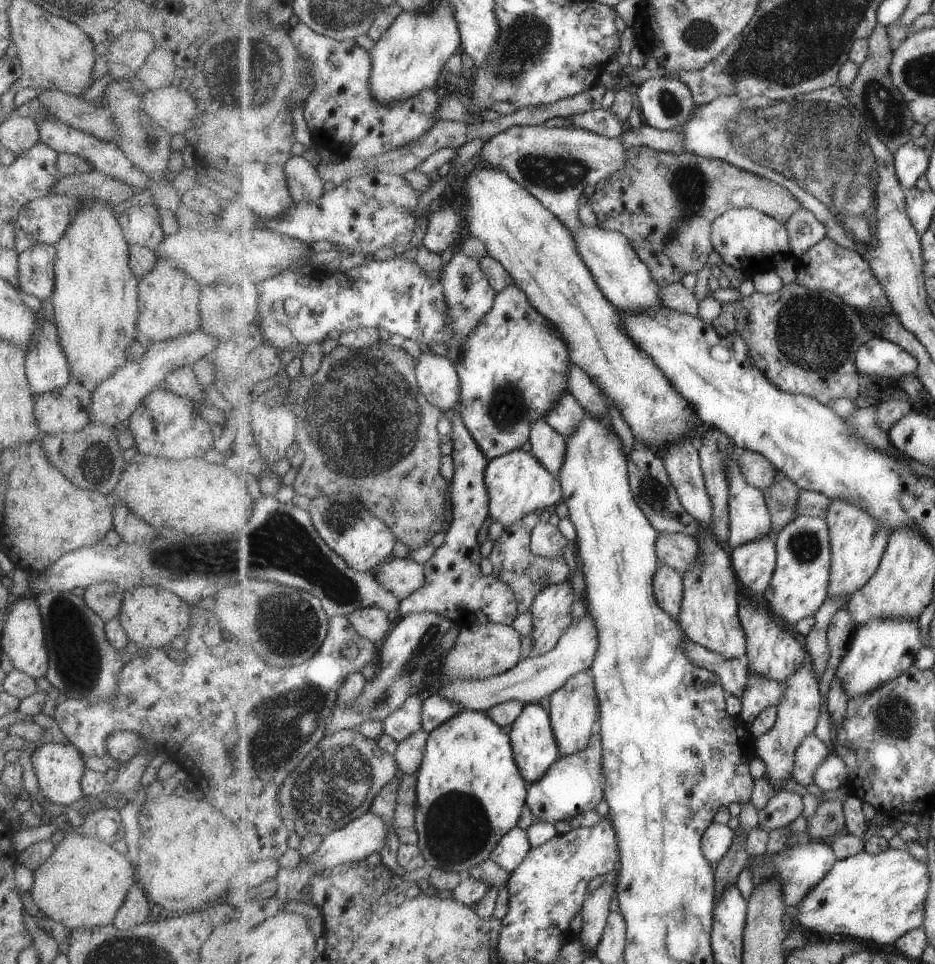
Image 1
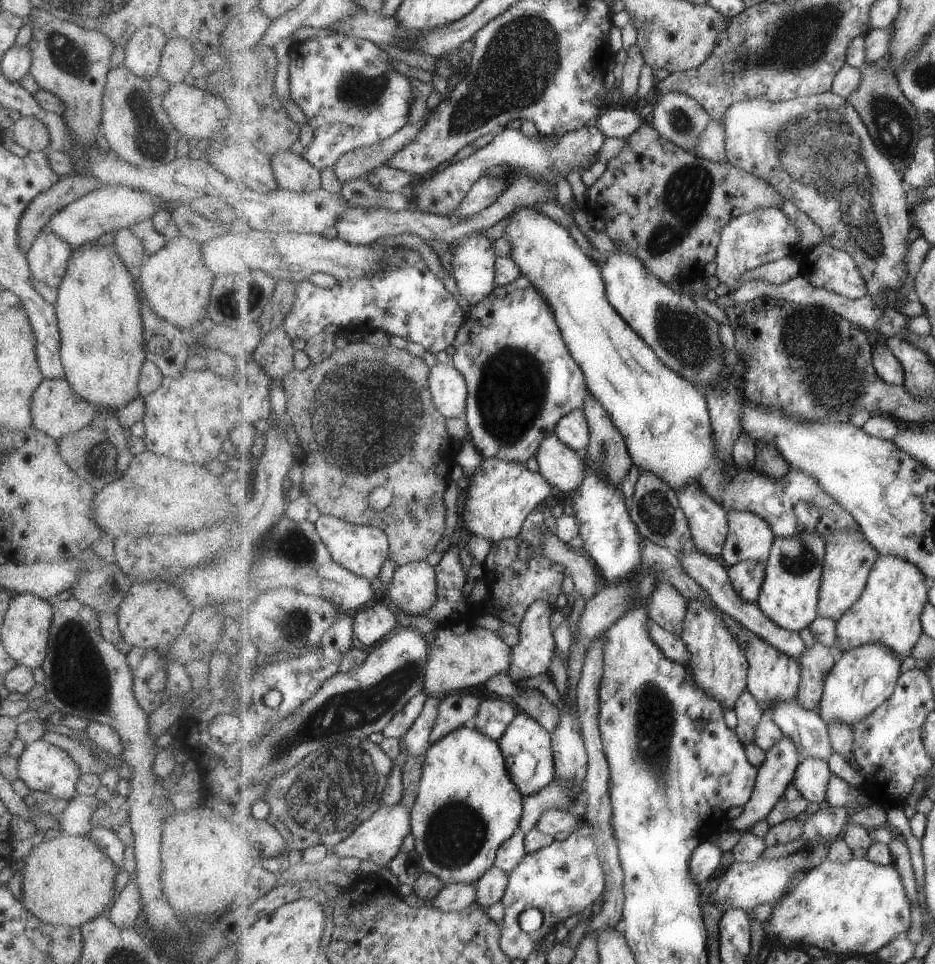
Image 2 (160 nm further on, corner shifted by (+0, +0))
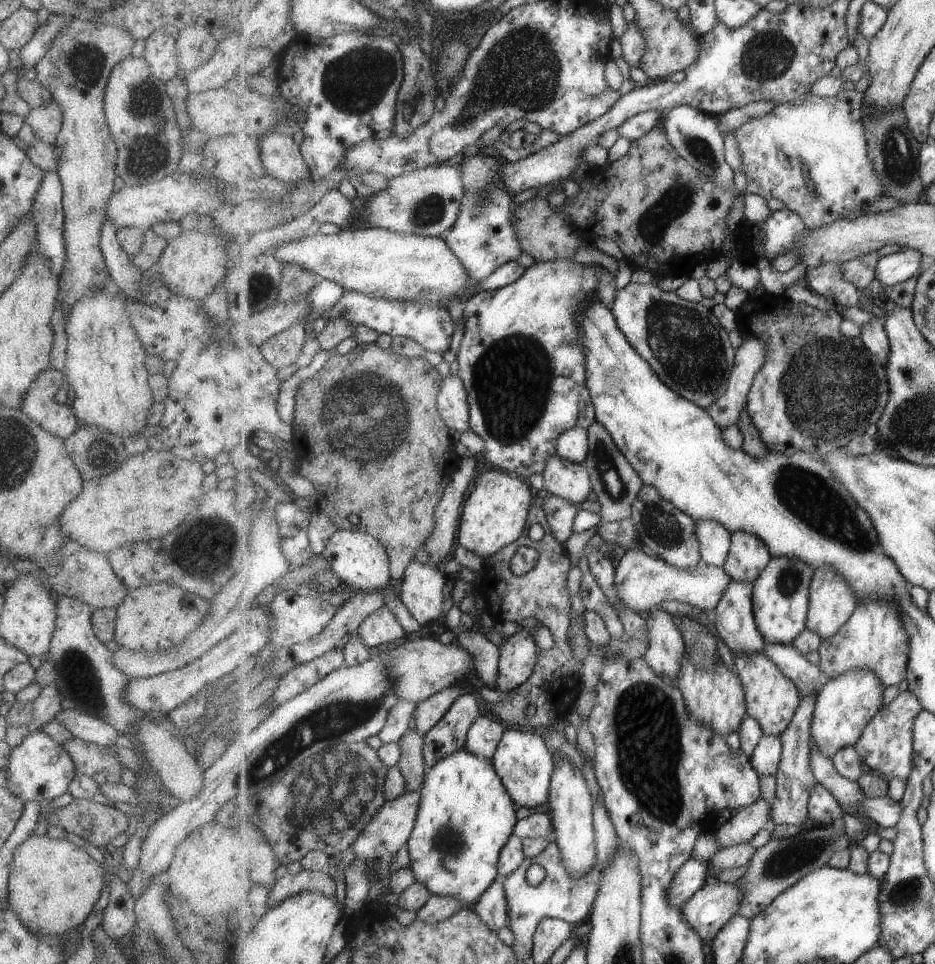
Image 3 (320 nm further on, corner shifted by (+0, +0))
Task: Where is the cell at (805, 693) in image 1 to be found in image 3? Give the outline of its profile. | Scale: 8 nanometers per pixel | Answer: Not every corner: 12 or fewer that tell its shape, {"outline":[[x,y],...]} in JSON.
{"outline":[[765,798],[742,808],[714,835],[721,847],[748,843],[769,826]]}

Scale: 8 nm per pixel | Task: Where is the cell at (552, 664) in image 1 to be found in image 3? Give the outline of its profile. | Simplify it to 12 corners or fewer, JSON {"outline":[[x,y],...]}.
{"outline":[[642,546],[616,563],[620,599],[635,612],[677,600],[710,615],[725,568],[671,566]]}

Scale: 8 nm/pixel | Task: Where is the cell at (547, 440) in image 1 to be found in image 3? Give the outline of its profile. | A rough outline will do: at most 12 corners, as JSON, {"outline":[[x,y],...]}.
{"outline":[[555,455],[543,488],[577,506],[594,498],[585,464]]}

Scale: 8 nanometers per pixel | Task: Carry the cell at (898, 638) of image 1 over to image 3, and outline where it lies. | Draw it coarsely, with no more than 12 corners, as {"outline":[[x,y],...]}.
{"outline":[[851,669],[818,694],[814,744],[834,758],[882,709],[885,686]]}

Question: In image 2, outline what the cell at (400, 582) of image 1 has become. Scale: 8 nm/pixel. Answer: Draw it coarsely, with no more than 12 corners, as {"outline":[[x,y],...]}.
{"outline":[[427,561],[396,568],[384,598],[418,617],[438,601]]}

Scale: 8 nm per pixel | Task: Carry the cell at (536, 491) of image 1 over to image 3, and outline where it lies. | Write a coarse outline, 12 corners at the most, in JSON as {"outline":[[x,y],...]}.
{"outline":[[497,468],[462,508],[458,542],[486,559],[521,538],[535,491]]}

